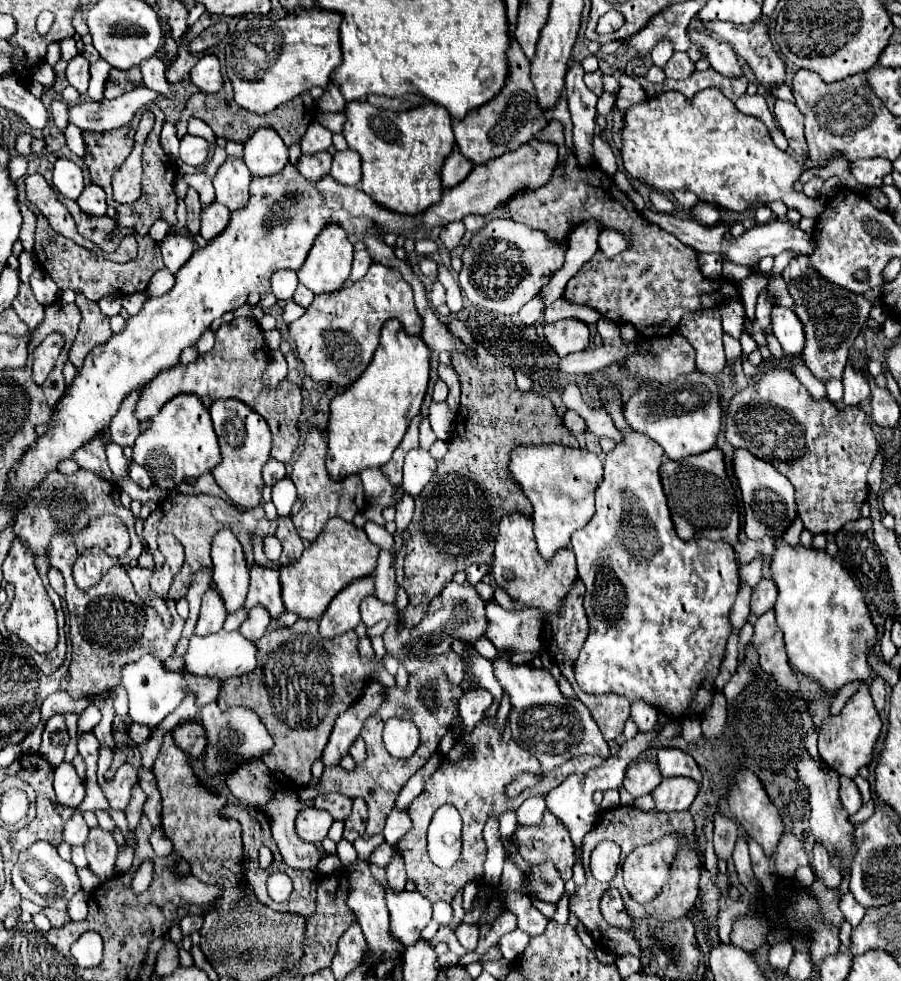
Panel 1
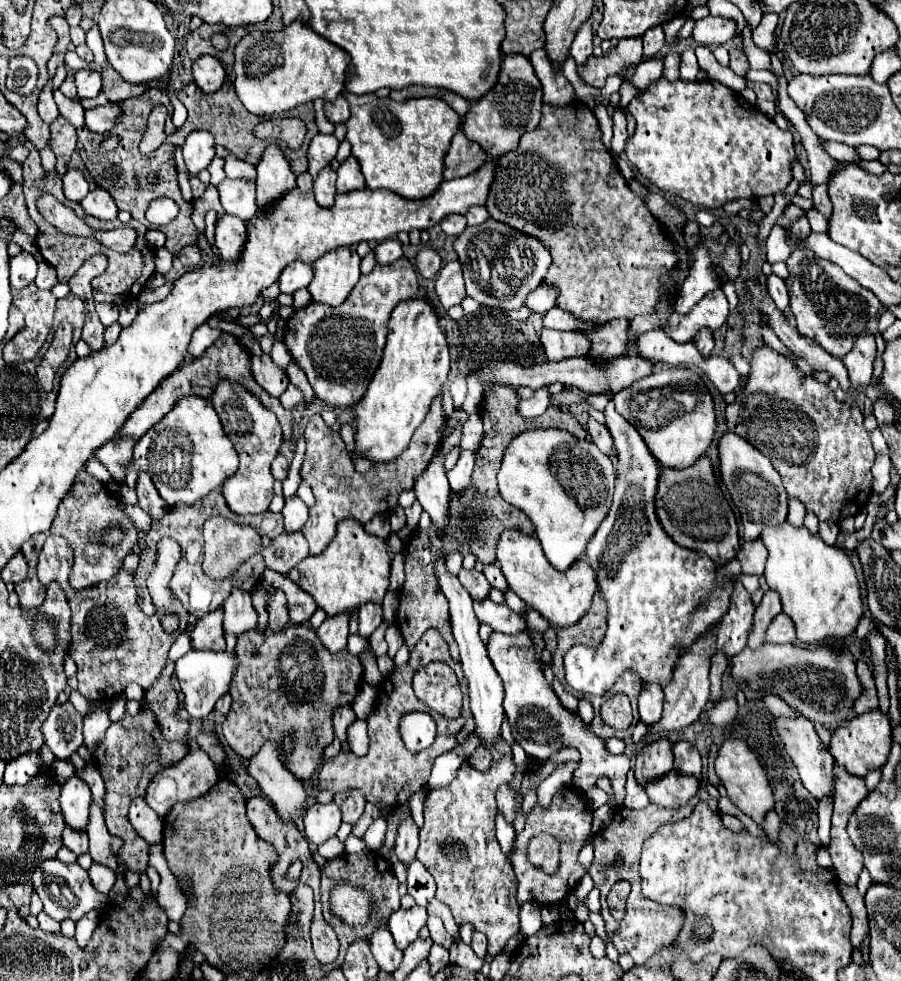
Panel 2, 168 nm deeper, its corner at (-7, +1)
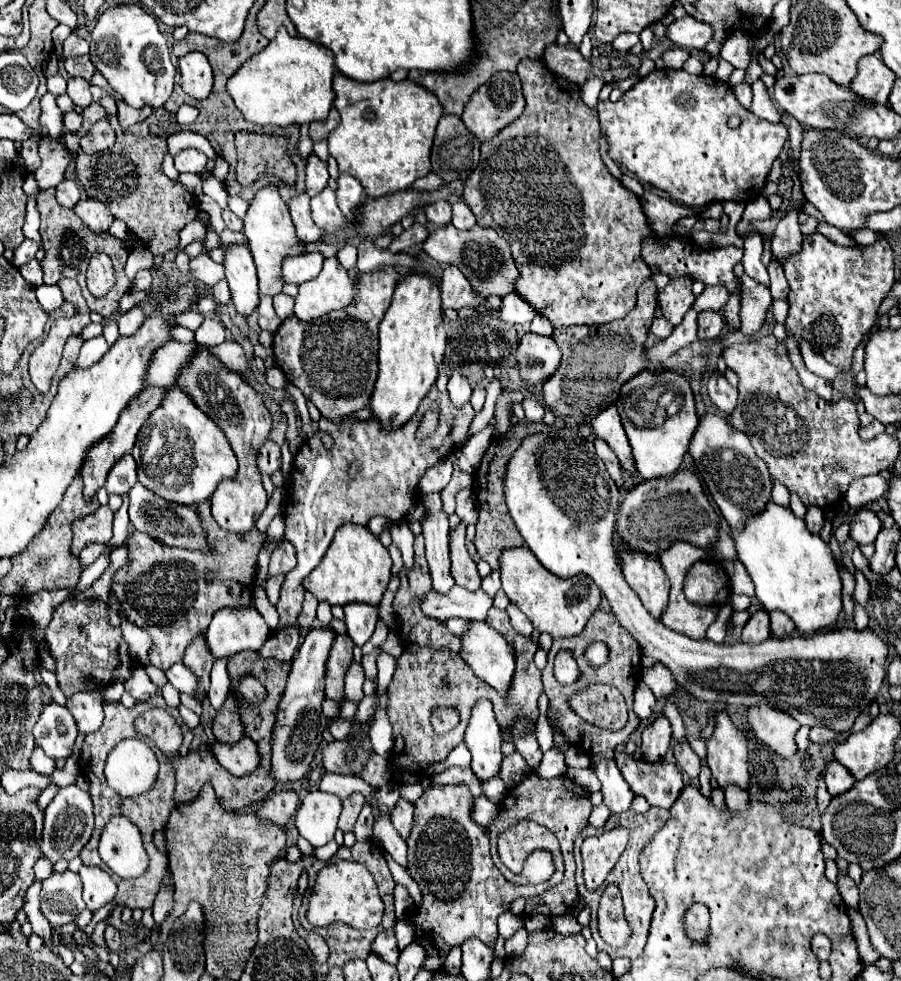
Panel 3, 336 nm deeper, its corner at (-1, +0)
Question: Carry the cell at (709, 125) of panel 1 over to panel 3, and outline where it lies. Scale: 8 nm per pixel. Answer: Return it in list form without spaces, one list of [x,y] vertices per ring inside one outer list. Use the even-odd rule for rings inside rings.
[[[653,70],[645,78],[627,90],[617,102],[599,100],[597,104],[601,134],[609,142],[609,158],[635,174],[641,182],[651,184],[653,188],[665,192],[671,200],[683,206],[701,208],[707,202],[749,202],[755,200],[767,182],[769,168],[779,156],[783,144],[787,142],[787,128],[771,124],[757,118],[749,110],[743,110],[737,102],[731,86],[713,76],[693,76],[685,70]],[[729,116],[741,116],[739,128],[729,128]]]

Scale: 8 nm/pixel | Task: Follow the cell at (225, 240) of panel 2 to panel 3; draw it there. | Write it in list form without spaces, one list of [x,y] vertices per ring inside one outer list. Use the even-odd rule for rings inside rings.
[[[231,244],[225,248],[225,274],[231,288],[231,302],[241,316],[251,316],[259,306],[257,272],[251,252],[245,244]]]

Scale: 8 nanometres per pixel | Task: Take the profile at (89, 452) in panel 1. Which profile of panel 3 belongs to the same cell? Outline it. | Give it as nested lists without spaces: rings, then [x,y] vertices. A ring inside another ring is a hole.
[[[127,454],[115,464],[115,468],[111,468],[105,488],[109,494],[123,496],[133,488],[135,482],[137,482],[137,466],[135,466],[133,456]]]

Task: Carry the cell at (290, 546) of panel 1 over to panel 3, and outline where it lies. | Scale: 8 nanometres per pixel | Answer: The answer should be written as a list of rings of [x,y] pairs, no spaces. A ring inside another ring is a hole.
[[[283,540],[271,554],[269,560],[269,576],[279,576],[279,574],[287,574],[289,570],[293,570],[297,564],[295,560],[295,548],[293,544],[289,544],[289,540]]]

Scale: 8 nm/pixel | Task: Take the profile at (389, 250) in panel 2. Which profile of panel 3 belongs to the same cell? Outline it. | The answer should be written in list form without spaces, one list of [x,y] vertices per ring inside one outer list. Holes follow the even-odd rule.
[[[415,222],[415,224],[413,224],[409,230],[405,230],[401,236],[395,236],[395,238],[393,238],[389,250],[391,250],[391,252],[401,252],[401,250],[405,250],[405,248],[409,248],[409,246],[413,246],[413,244],[423,242],[427,236],[429,236],[427,226]]]

